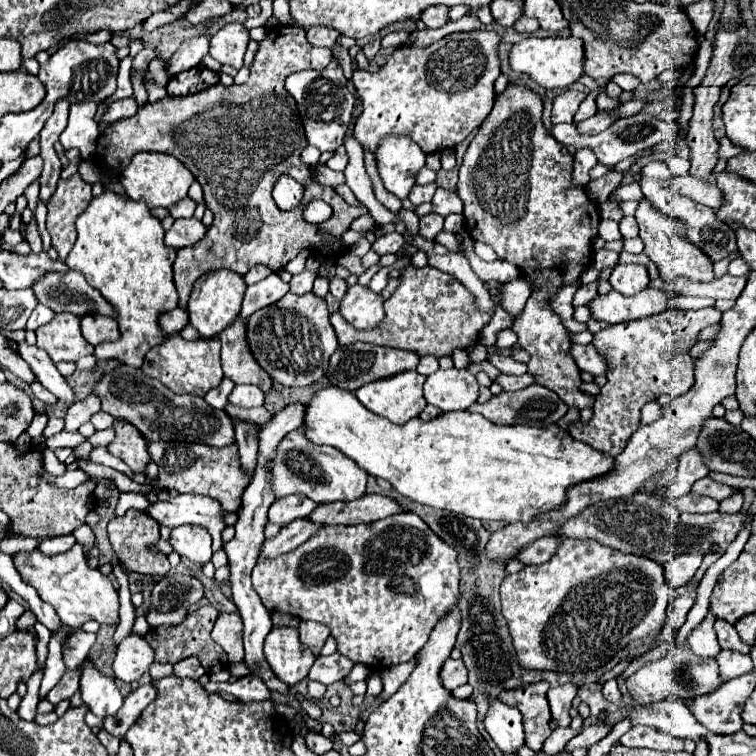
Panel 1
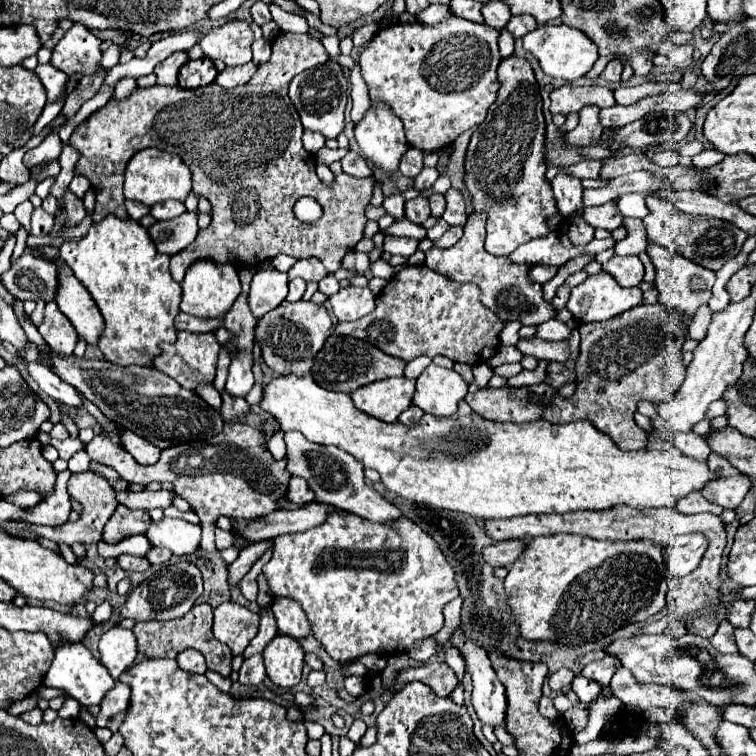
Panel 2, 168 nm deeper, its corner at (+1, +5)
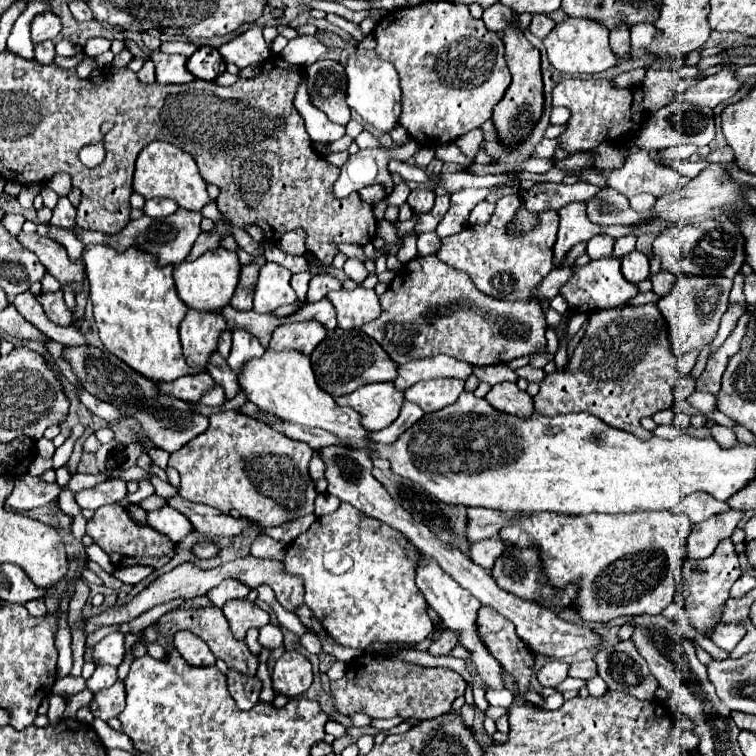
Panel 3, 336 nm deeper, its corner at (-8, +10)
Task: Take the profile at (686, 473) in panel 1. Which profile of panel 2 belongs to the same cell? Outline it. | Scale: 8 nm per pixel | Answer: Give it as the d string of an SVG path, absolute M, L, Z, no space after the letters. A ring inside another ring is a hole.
M676 433L674 435L674 443L676 443L676 447L684 455L688 455L692 459L706 461L708 455L710 455L710 447L706 445L702 435L696 435L696 433Z

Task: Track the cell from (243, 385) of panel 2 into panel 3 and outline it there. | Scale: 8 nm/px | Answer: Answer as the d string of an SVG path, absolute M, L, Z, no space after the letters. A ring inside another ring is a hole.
M233 328L231 332L233 332L233 348L231 348L227 362L233 368L233 372L237 374L241 370L241 364L245 364L245 360L251 360L253 356L261 356L261 352L265 352L265 350L259 344L259 340L253 334L249 334L247 330Z

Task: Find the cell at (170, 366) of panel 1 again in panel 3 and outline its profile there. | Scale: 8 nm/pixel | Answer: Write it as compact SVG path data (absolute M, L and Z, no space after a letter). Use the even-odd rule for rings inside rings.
M187 310L185 320L179 326L187 364L205 372L205 360L209 360L209 352L217 350L217 338L225 328L227 326L221 312Z

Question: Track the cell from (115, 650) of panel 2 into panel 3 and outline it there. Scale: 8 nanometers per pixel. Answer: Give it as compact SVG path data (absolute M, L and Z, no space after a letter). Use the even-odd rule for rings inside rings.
M113 632L109 636L105 636L99 644L93 646L93 664L111 664L111 666L119 666L123 662L123 634L121 632Z

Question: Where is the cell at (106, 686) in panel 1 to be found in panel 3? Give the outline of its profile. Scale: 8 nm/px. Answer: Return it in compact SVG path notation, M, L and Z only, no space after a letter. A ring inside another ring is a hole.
M97 666L93 676L87 680L87 688L91 692L97 692L101 688L109 688L117 682L117 668L113 666Z

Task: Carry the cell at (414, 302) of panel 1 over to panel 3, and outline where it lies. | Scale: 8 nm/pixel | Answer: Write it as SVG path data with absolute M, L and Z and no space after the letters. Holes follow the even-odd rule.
M437 256L413 258L401 268L395 280L389 284L387 292L381 296L381 316L369 324L365 324L363 332L377 340L381 348L389 354L389 358L401 366L411 360L421 360L437 354L447 354L457 360L463 360L471 366L493 366L507 364L515 358L539 352L545 348L547 340L543 336L543 310L531 308L531 304L539 304L537 300L497 300L475 288L471 278L455 268L443 264Z

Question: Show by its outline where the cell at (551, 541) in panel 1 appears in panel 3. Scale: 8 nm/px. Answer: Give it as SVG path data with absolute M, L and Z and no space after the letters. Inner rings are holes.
M481 540L469 546L467 556L479 564L481 568L489 570L493 566L493 560L507 548L507 544L503 540Z

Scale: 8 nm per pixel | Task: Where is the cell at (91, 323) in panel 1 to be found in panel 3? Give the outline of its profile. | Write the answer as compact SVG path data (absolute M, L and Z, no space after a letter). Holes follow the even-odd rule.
M19 232L17 240L21 242L23 248L29 248L31 252L35 252L41 264L47 268L47 272L55 276L61 284L71 282L77 292L81 290L83 266L71 262L63 246L59 246L51 238L43 238L39 234L27 234L27 232Z

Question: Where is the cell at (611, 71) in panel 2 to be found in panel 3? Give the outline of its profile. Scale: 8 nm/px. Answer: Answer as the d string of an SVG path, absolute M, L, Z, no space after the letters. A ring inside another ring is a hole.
M625 24L615 26L609 32L609 40L611 40L613 52L617 52L617 56L619 56L619 62L625 62L627 60L627 52L631 48L631 44L629 44L629 28Z

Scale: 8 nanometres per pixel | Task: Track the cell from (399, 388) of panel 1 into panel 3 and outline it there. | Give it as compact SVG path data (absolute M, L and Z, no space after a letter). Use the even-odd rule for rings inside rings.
M389 382L357 388L357 392L337 398L337 406L349 406L359 412L361 426L373 432L389 426L399 416L401 400L405 400L405 394L397 392L393 382Z

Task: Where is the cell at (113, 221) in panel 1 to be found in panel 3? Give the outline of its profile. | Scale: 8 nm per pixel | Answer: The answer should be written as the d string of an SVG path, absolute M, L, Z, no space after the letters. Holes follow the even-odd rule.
M107 244L87 246L83 252L83 260L87 264L87 276L91 282L89 298L93 302L93 314L95 314L95 322L99 328L99 338L111 354L115 354L129 368L133 368L135 372L139 372L141 376L145 376L153 382L173 382L181 376L199 374L197 370L191 370L191 366L187 366L185 356L181 352L179 324L185 318L185 312L189 308L177 296L175 280L173 280L173 266L161 268L161 266L157 266L155 256L149 256L135 248L129 248L129 250L117 254Z

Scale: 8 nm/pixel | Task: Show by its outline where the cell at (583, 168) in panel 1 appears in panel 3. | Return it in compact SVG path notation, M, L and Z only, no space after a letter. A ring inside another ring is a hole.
M571 202L565 208L559 210L559 232L557 232L557 242L553 246L553 268L559 268L567 256L567 252L579 244L585 242L597 234L606 234L614 238L630 235L638 231L643 231L650 223L641 224L635 227L629 226L597 226L587 220L585 216L585 204L581 202Z

